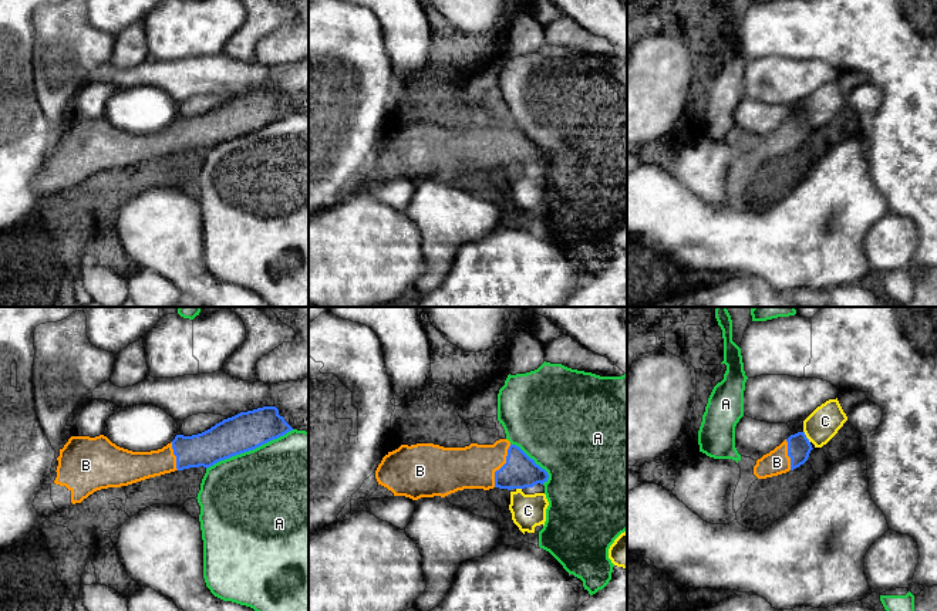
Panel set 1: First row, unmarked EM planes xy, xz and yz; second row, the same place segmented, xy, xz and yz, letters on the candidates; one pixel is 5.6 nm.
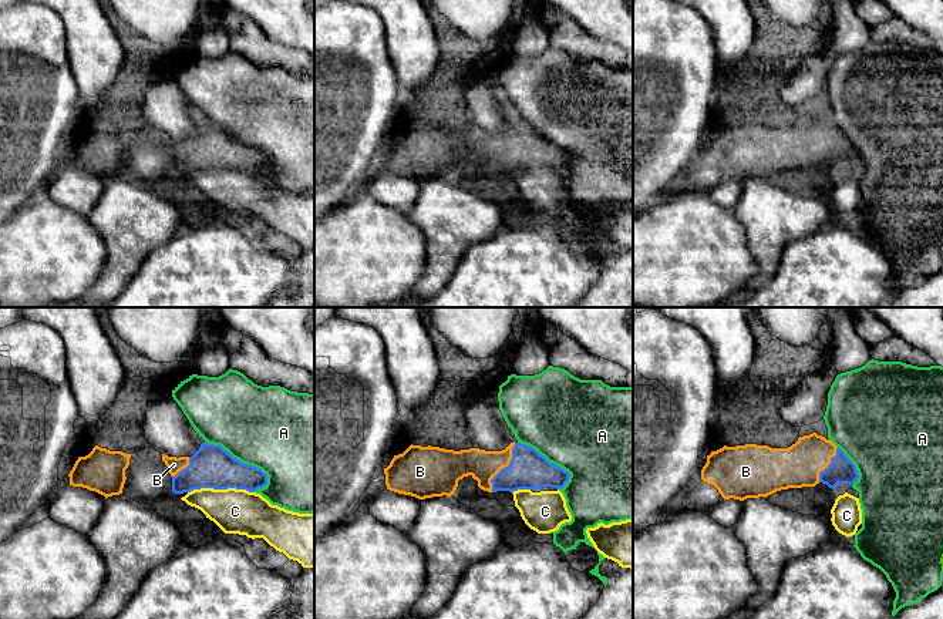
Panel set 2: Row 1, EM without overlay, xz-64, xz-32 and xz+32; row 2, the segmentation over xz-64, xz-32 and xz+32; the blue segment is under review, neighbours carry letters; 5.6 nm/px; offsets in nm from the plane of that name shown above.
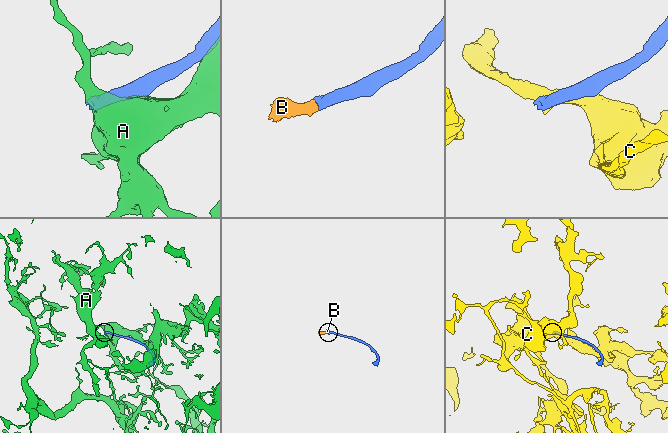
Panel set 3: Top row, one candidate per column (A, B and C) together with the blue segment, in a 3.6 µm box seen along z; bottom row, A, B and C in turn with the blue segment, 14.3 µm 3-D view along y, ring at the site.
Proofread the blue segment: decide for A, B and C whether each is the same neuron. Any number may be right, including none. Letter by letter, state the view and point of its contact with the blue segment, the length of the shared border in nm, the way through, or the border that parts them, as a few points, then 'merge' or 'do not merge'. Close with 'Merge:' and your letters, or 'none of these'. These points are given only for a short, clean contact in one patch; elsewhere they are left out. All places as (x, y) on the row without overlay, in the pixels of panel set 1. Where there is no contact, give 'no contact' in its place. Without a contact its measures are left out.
A: meets blue in xy at (249, 131); contact 550 nm long; do not merge
B: meets blue in xz at (504, 147); contact 260 nm long; runs through xz (519, 154), (504, 147), (474, 148); merge
C: meets blue in yz at (805, 118); contact 80 nm long; do not merge
Merge: B

